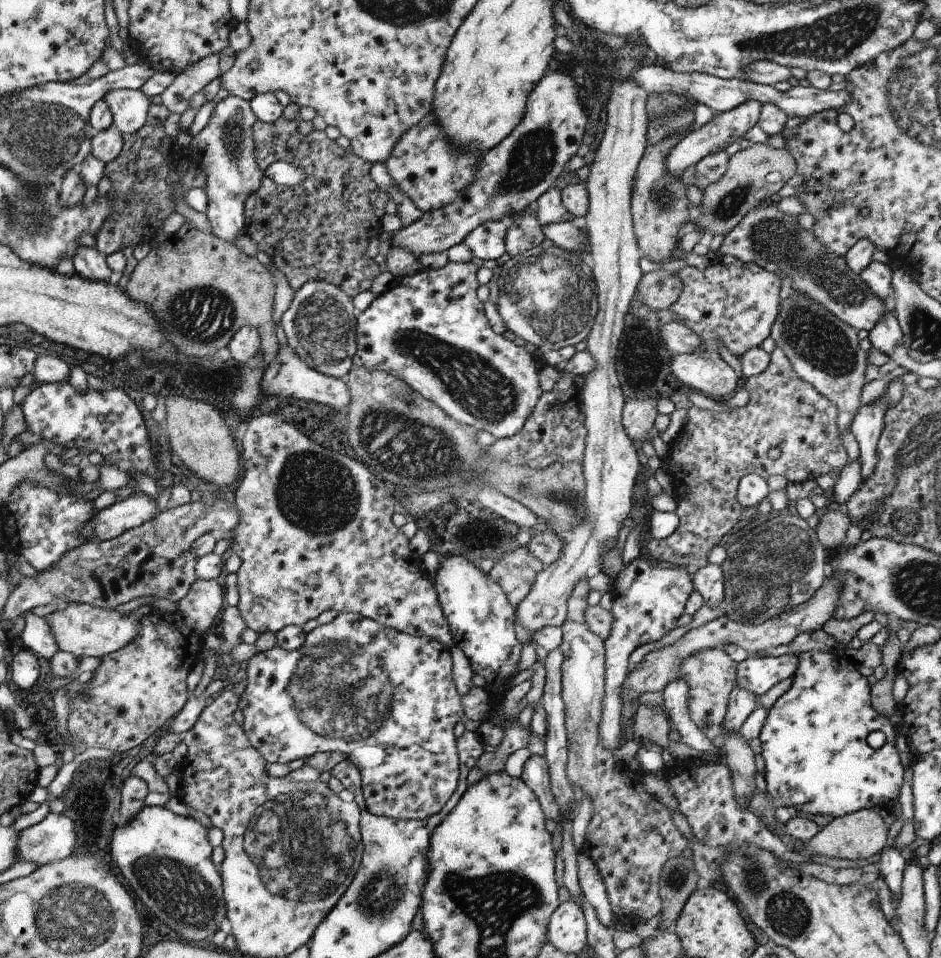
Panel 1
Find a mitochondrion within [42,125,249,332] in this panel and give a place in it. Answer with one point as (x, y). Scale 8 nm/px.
(70, 188)

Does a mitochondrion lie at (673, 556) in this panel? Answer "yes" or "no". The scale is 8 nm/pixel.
no

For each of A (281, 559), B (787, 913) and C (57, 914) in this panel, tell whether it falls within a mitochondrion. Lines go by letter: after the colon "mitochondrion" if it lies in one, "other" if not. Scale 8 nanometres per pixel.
A: other
B: mitochondrion
C: mitochondrion

